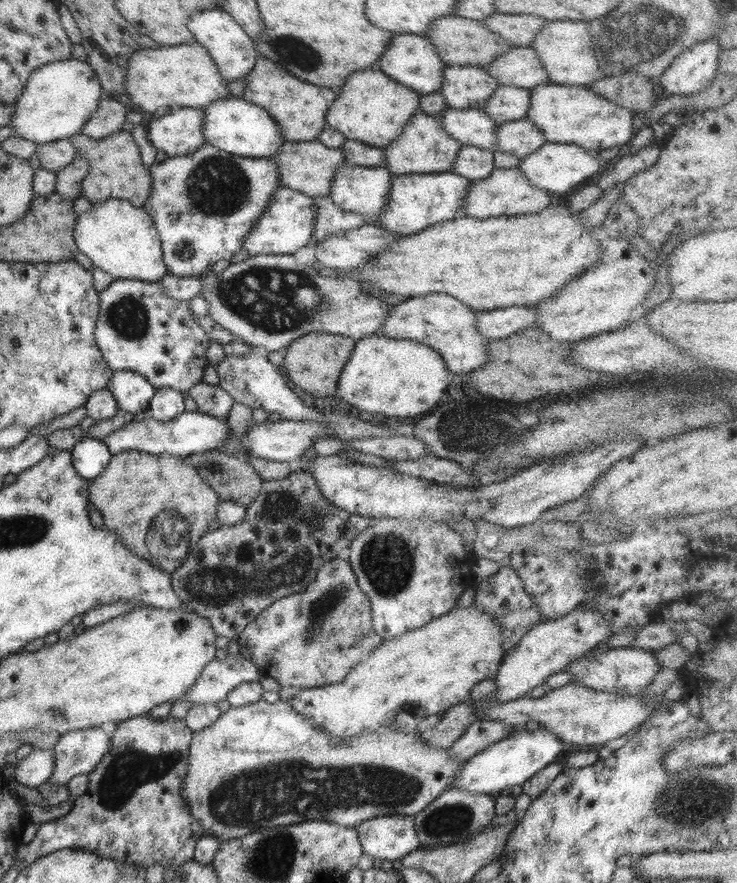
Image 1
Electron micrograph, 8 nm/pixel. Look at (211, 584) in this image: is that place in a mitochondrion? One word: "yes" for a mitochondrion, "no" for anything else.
yes

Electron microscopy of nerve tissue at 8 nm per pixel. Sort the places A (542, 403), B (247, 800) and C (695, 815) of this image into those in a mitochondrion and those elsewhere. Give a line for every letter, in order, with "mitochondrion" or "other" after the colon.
A: other
B: mitochondrion
C: mitochondrion

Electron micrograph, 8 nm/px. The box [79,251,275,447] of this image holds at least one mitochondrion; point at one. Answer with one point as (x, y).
(128, 316)

